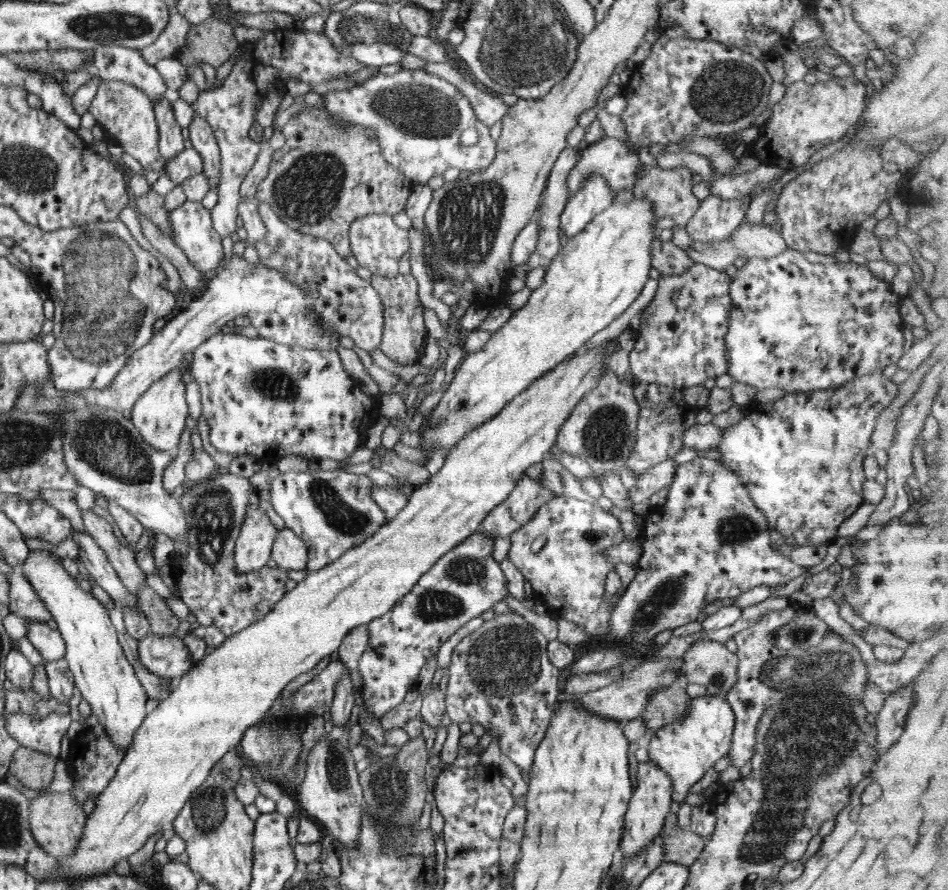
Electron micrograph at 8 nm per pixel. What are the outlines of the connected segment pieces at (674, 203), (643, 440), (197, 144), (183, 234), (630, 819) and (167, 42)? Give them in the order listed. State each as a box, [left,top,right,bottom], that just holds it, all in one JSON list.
[[633,164,701,228],[626,383,699,476],[185,112,221,188],[169,199,224,276],[619,761,672,857],[141,8,192,65]]

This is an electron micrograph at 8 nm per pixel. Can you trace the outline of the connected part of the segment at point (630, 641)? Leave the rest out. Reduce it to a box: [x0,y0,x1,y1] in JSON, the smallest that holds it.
[600,457,809,661]

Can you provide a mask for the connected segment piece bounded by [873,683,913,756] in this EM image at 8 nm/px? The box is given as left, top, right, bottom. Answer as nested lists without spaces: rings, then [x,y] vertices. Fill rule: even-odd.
[[[911,683],[885,698],[883,706],[876,716],[876,742],[873,746],[877,754],[883,755],[902,734],[909,708],[913,703]]]

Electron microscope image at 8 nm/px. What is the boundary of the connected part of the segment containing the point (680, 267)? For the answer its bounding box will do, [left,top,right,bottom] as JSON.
[651,238,693,275]

